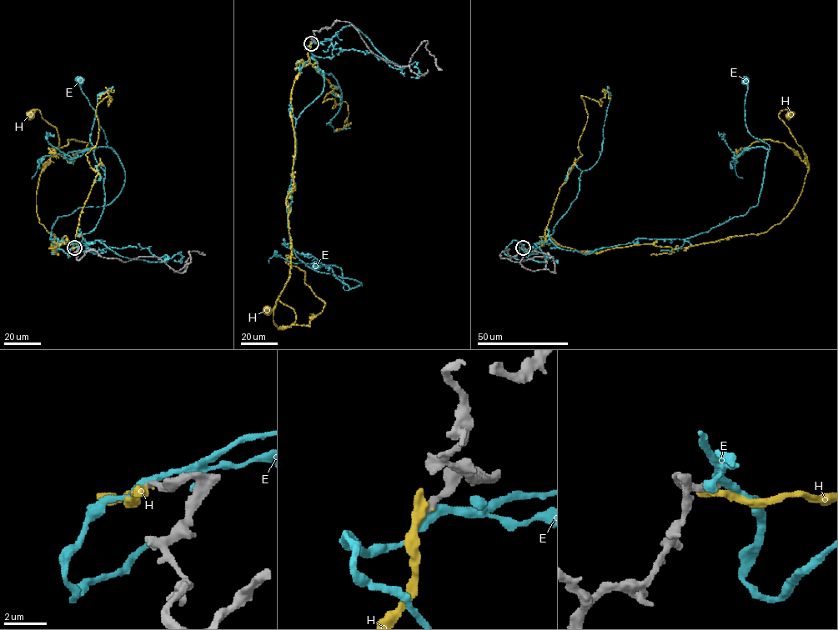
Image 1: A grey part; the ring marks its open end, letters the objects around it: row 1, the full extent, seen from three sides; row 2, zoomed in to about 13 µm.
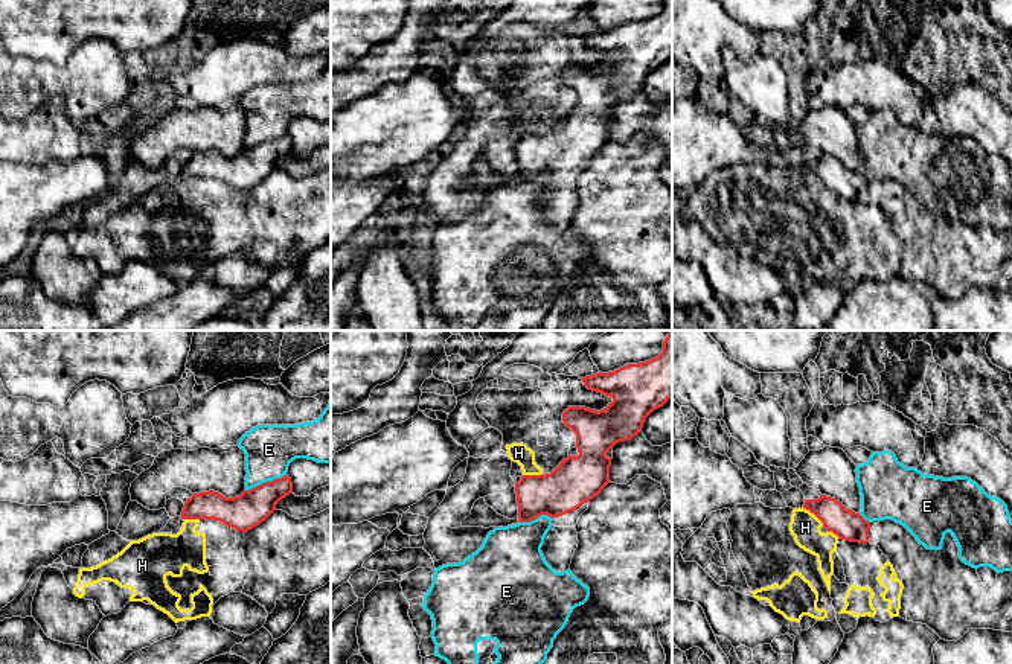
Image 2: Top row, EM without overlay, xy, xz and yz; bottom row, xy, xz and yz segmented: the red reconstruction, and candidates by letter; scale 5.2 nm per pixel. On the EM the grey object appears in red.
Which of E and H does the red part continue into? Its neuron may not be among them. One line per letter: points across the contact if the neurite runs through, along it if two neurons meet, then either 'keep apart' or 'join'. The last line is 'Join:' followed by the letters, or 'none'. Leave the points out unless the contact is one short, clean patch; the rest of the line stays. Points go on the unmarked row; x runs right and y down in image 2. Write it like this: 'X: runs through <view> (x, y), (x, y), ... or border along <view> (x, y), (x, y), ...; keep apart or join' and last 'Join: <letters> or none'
E: keep apart
H: border along yz (802, 166), (808, 168), (823, 185); keep apart
Join: none

